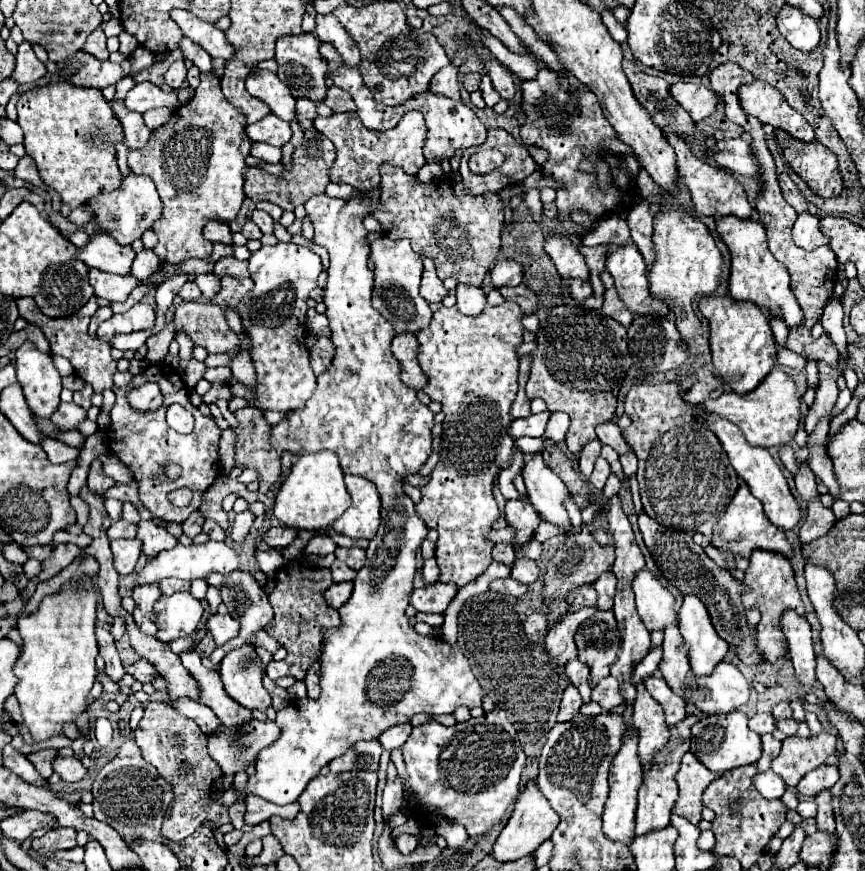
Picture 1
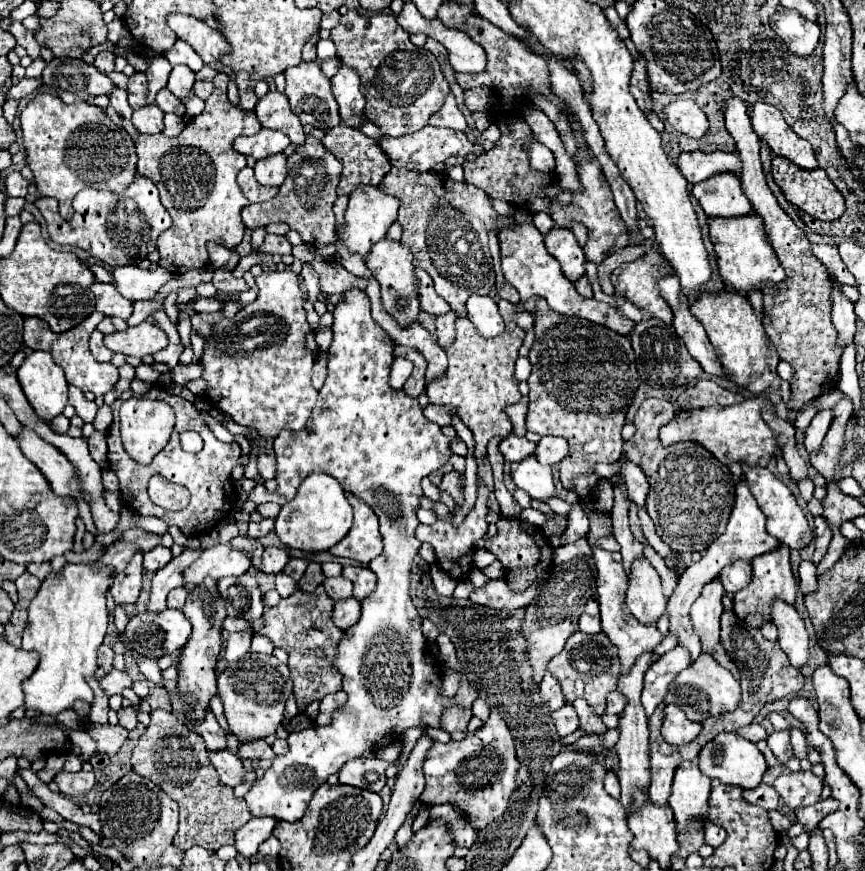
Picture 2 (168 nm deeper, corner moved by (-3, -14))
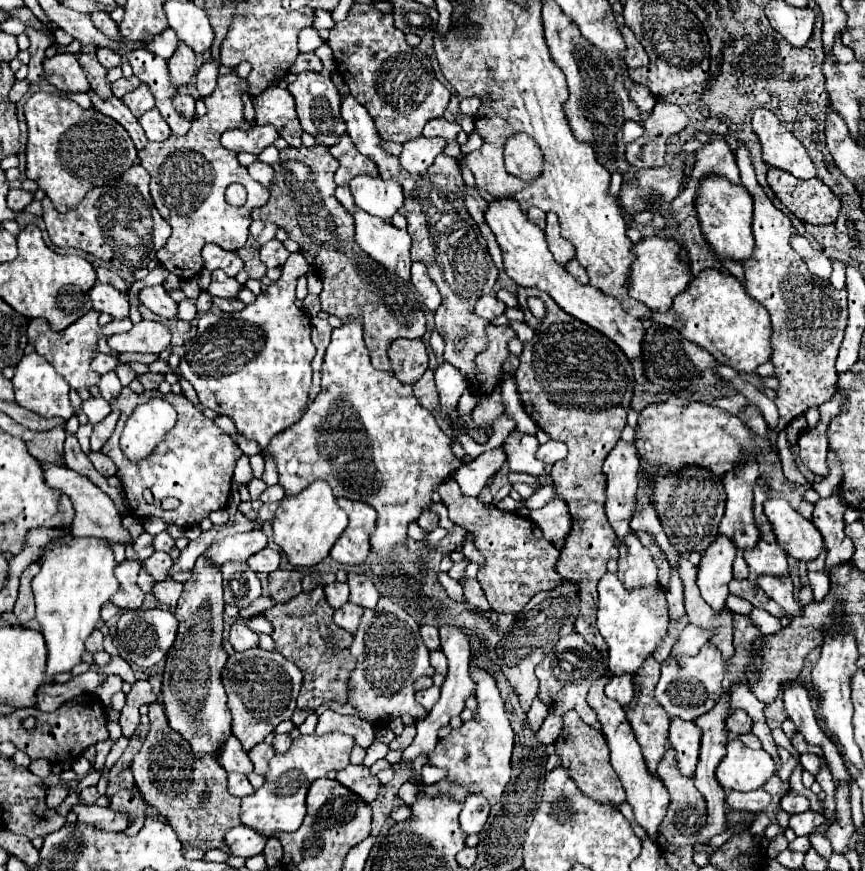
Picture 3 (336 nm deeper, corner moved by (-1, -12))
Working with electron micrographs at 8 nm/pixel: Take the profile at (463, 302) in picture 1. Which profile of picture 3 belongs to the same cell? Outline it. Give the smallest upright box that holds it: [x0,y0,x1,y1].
[475,296,505,322]

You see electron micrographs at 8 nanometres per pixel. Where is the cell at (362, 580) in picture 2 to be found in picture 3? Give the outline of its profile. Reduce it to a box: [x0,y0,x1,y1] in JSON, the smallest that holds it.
[347,572,379,608]

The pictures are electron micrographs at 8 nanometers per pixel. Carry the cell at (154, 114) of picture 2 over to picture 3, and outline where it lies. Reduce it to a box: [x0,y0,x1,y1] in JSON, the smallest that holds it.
[139,108,171,142]

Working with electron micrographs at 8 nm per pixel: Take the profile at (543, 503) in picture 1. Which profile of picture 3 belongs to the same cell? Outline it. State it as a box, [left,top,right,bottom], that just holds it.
[503,432,545,476]

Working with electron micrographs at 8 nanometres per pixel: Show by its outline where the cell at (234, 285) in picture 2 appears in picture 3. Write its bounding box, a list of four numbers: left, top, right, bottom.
[207,270,243,298]

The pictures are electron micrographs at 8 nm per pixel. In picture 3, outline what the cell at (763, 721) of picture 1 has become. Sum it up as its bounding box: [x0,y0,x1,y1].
[727,710,751,736]

